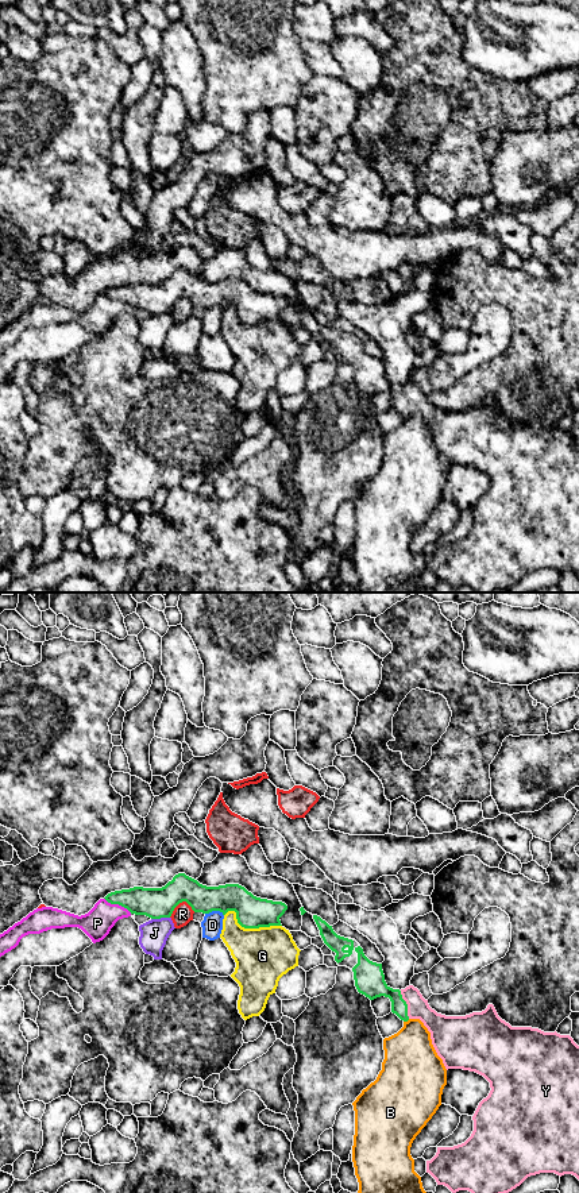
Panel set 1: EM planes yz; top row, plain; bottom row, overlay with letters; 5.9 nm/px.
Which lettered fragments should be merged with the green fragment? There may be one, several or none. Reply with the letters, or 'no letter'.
Y

